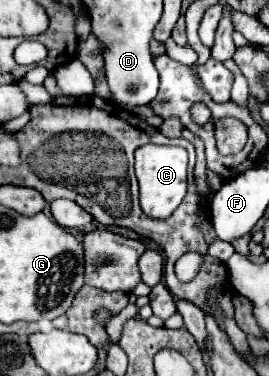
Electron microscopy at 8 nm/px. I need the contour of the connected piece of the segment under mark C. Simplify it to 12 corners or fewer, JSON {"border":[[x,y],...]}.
{"border":[[135,151],[143,213],[171,217],[187,193],[187,151]]}

